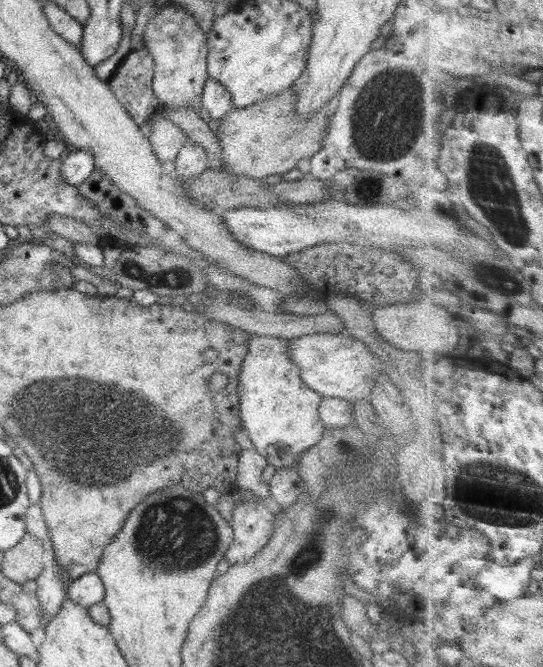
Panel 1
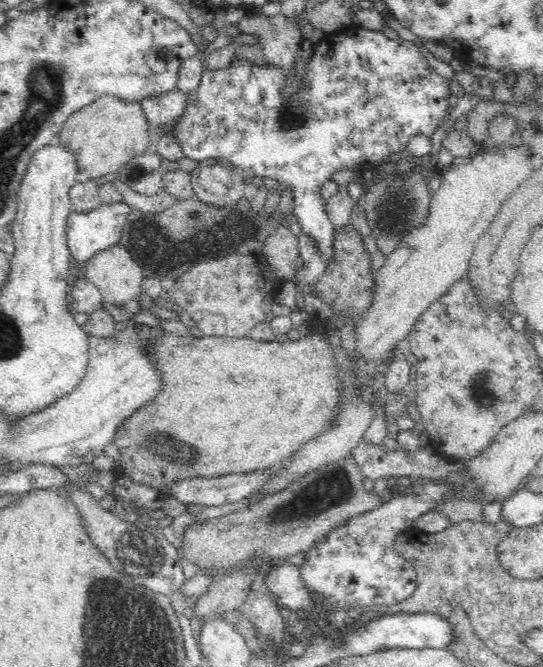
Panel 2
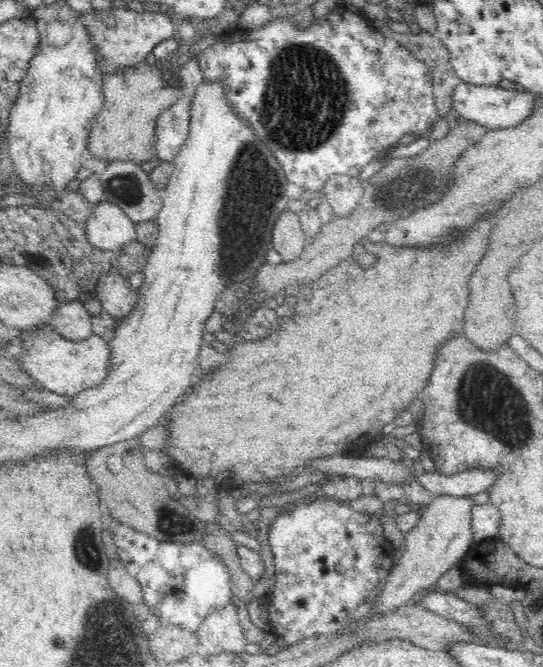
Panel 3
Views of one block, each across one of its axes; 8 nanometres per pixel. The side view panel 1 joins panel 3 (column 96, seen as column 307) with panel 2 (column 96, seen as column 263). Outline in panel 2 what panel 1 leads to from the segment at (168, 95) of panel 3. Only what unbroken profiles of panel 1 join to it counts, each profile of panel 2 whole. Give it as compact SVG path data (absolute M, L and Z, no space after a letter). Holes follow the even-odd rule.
M104 94L89 106L72 114L64 122L56 141L74 154L81 178L95 179L118 173L134 157L146 153L152 135L141 101L124 102L120 98Z

